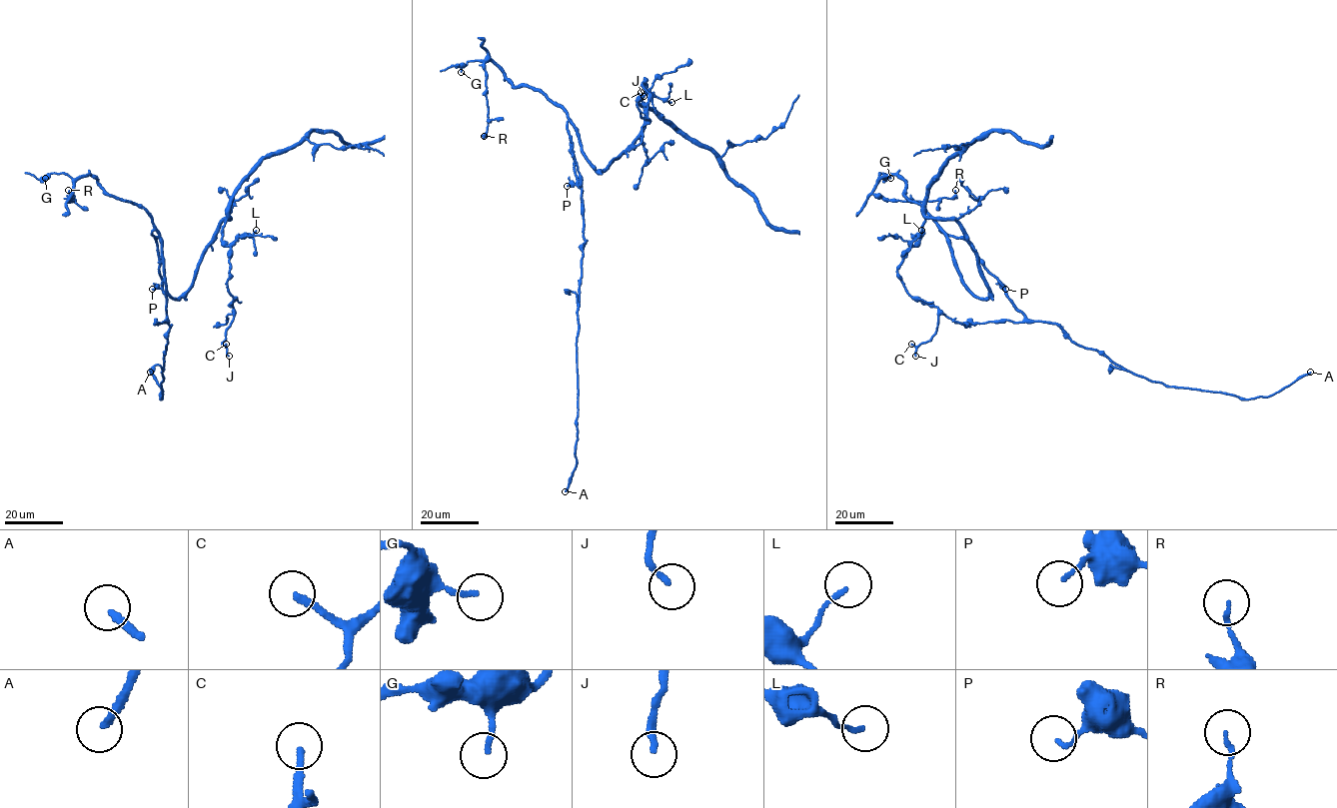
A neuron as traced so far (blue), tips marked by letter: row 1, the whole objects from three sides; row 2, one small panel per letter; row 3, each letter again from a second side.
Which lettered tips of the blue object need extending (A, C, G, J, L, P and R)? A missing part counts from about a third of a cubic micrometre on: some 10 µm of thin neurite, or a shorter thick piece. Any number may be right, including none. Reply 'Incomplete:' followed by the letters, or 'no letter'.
Incomplete: A, C, J

